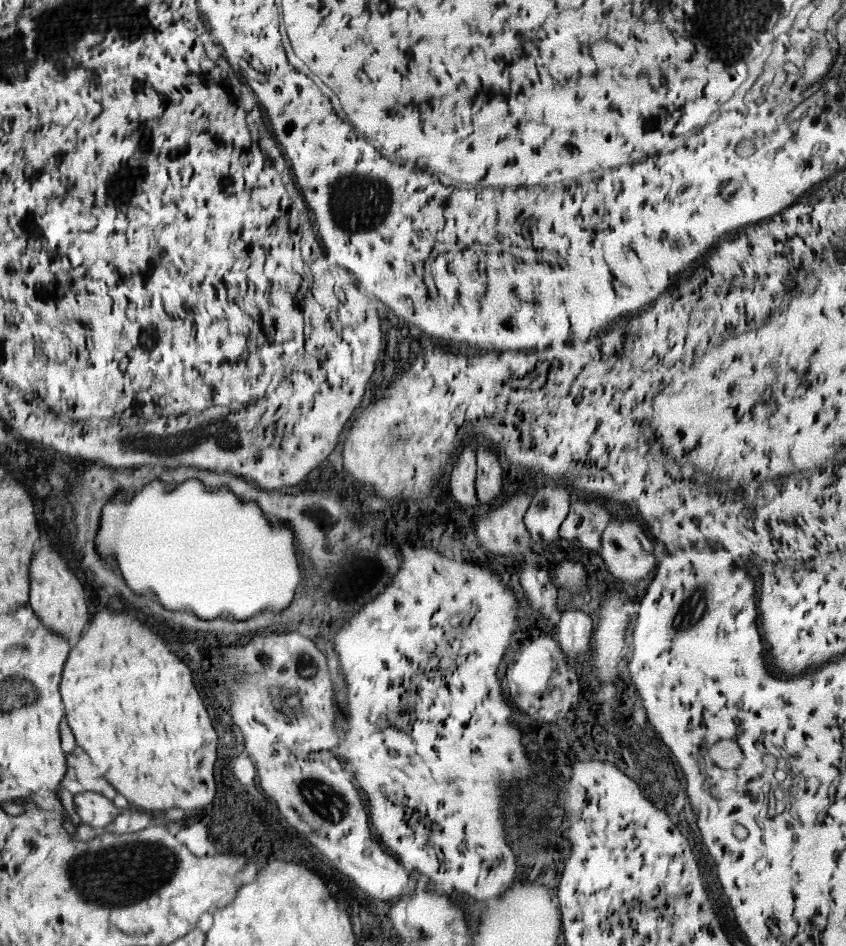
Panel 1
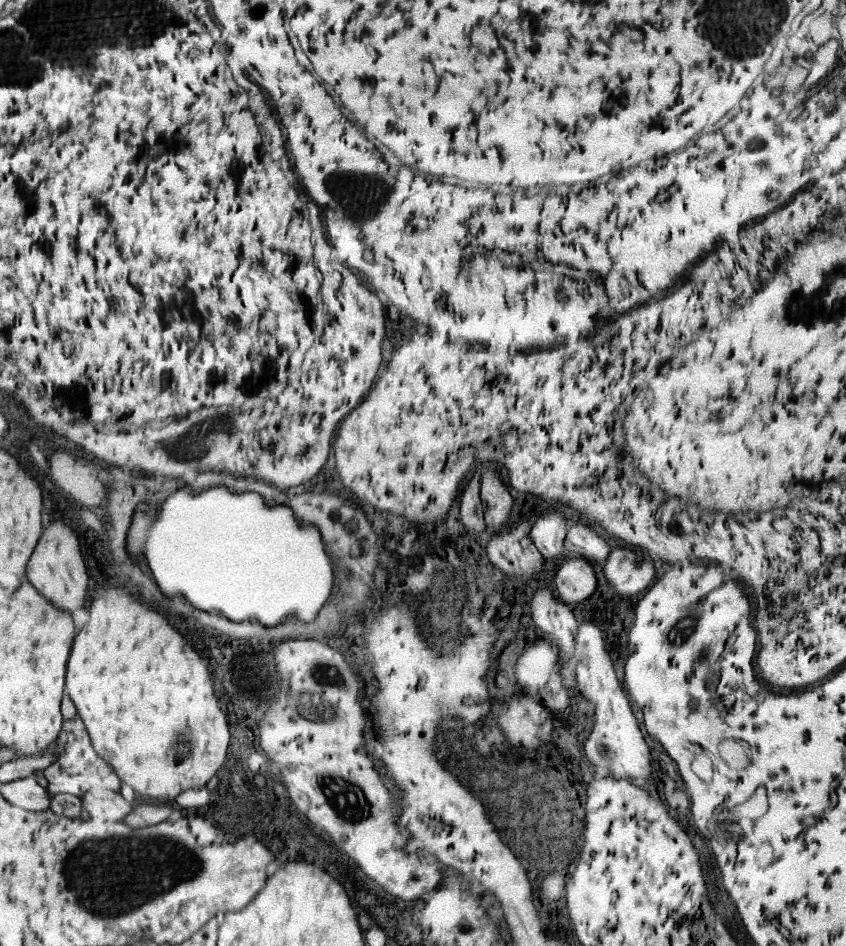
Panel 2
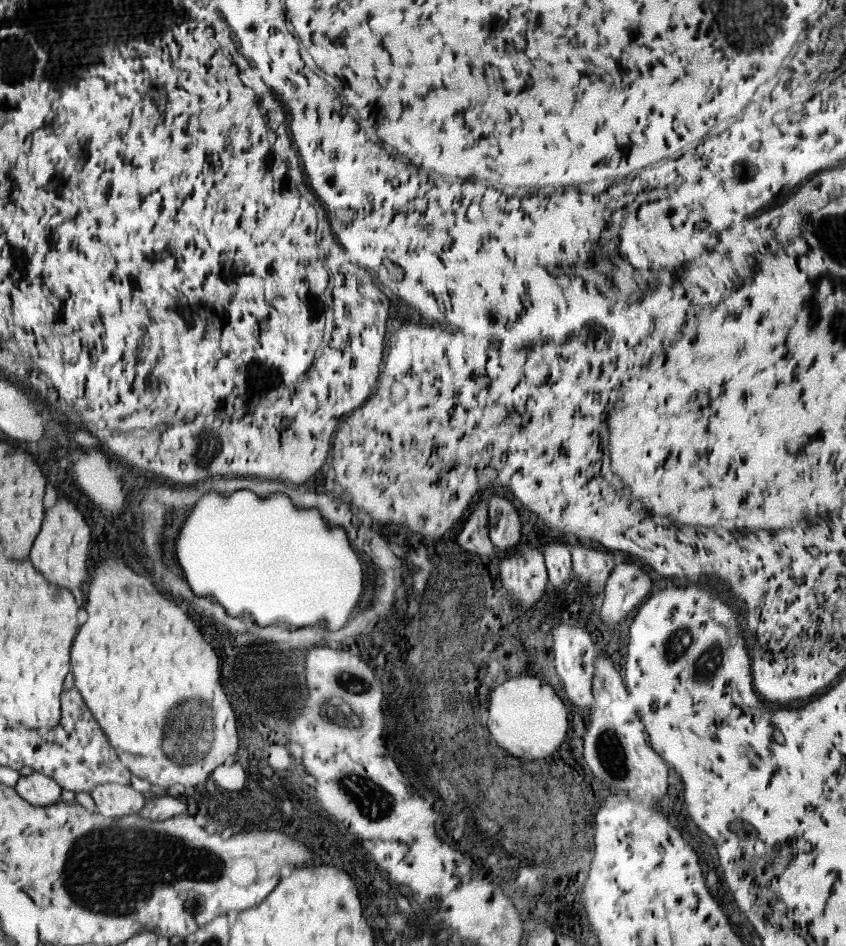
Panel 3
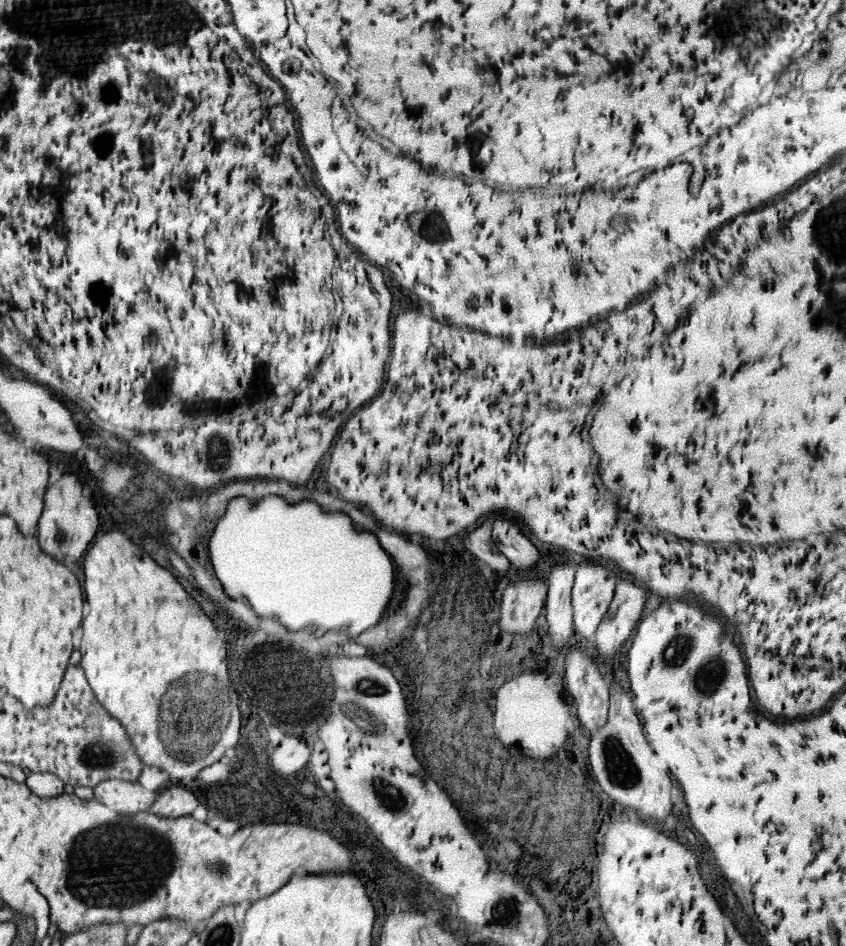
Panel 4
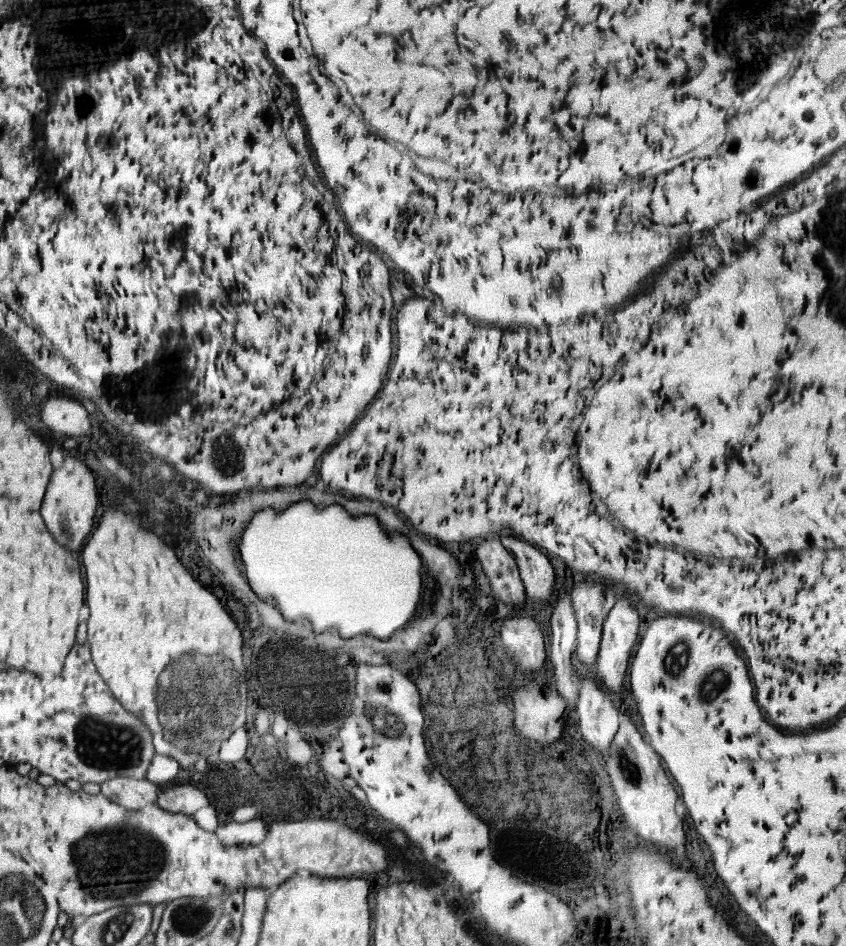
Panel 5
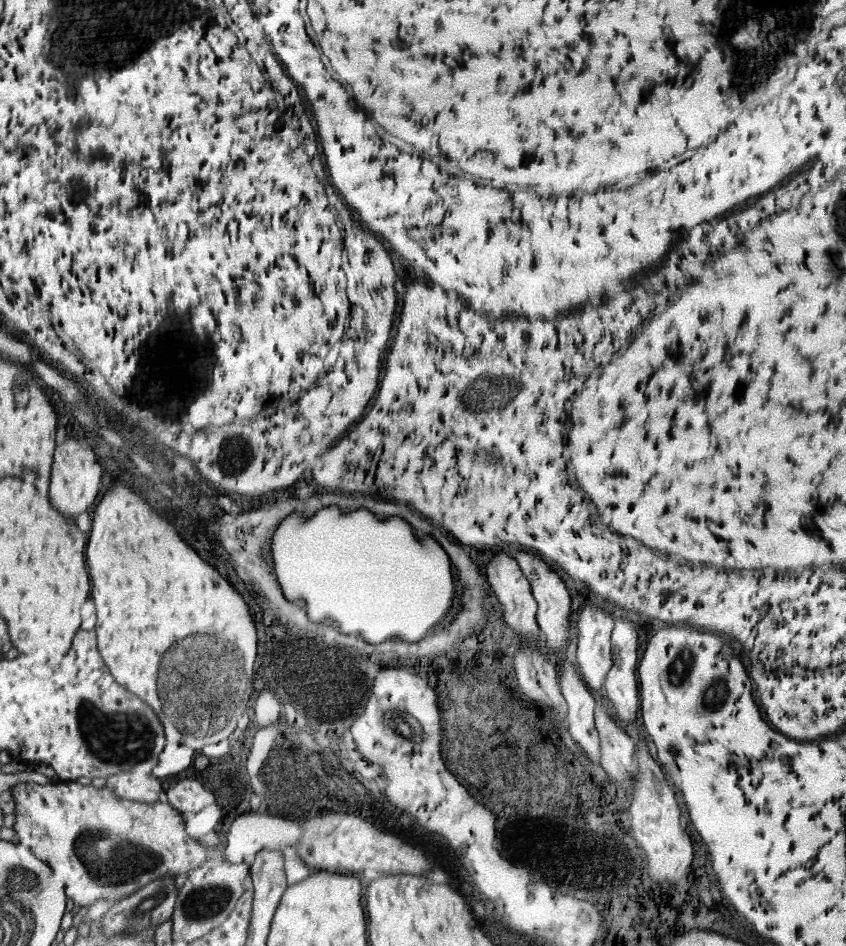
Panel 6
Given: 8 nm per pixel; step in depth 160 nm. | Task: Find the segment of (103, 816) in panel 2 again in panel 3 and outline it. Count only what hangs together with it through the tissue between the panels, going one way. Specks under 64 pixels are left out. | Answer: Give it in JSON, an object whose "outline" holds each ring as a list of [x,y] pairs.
{"outline":[[[104,783],[92,789],[96,810],[114,820],[138,814],[144,808],[144,793],[131,785]]]}

